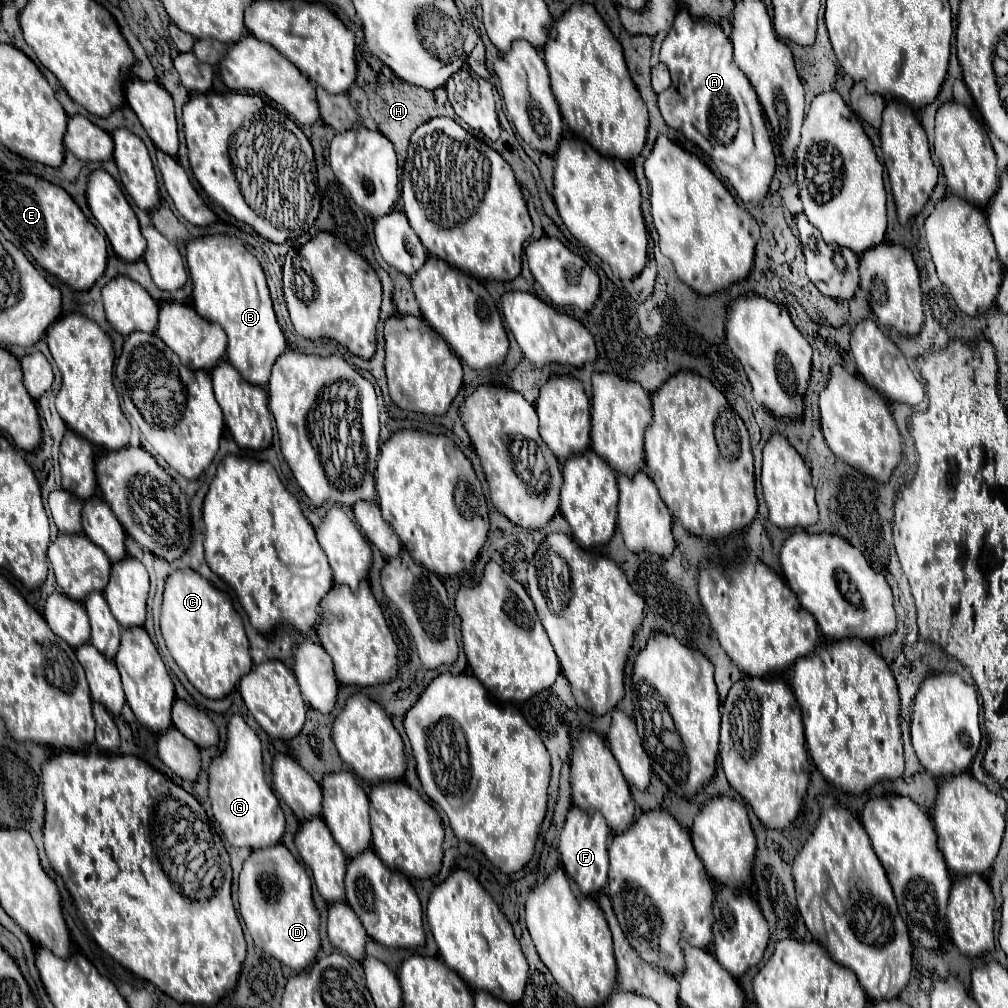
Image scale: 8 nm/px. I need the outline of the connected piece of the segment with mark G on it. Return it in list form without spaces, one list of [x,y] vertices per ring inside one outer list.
[[[232,715],[228,723],[226,751],[210,765],[208,795],[214,819],[218,819],[230,845],[260,849],[280,843],[284,835],[284,813],[280,811],[272,787],[266,783],[260,739],[240,715]]]

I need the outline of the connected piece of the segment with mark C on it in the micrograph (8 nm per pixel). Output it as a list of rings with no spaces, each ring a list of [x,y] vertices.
[[[192,569],[174,571],[168,577],[160,627],[170,655],[186,673],[188,681],[208,699],[226,697],[252,669],[244,625],[230,597],[214,589]]]

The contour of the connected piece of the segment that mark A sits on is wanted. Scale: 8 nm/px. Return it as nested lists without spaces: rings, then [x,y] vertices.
[[[680,9],[660,47],[660,61],[670,69],[672,83],[658,95],[660,111],[666,123],[680,129],[680,119],[690,119],[712,145],[710,157],[718,171],[728,179],[742,201],[760,203],[774,175],[774,163],[754,153],[752,123],[738,91],[742,71],[732,59],[732,43],[720,25],[696,23],[688,9]]]

